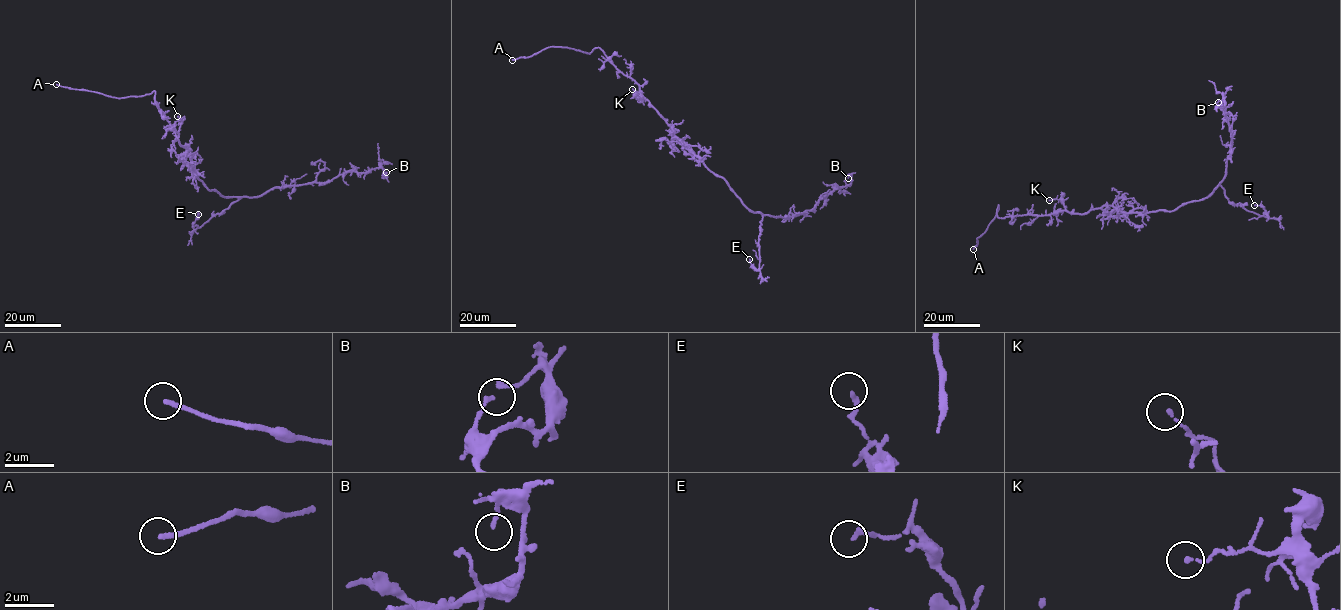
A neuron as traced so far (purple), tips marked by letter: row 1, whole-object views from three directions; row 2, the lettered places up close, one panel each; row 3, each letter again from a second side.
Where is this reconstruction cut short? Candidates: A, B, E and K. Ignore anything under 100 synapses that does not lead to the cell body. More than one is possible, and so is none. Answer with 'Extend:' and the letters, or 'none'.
Extend: A

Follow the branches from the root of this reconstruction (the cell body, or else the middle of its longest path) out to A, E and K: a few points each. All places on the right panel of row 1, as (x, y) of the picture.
A: (1139, 213), (1125, 213), (1107, 205), (1083, 213), (1065, 211), (1000, 218), (998, 205), (994, 218), (973, 249)
E: (1139, 213), (1173, 211), (1206, 197), (1219, 185), (1229, 201), (1268, 217), (1262, 207), (1254, 205)
K: (1139, 213), (1125, 213), (1107, 205), (1083, 213), (1072, 213), (1060, 199), (1049, 200)

